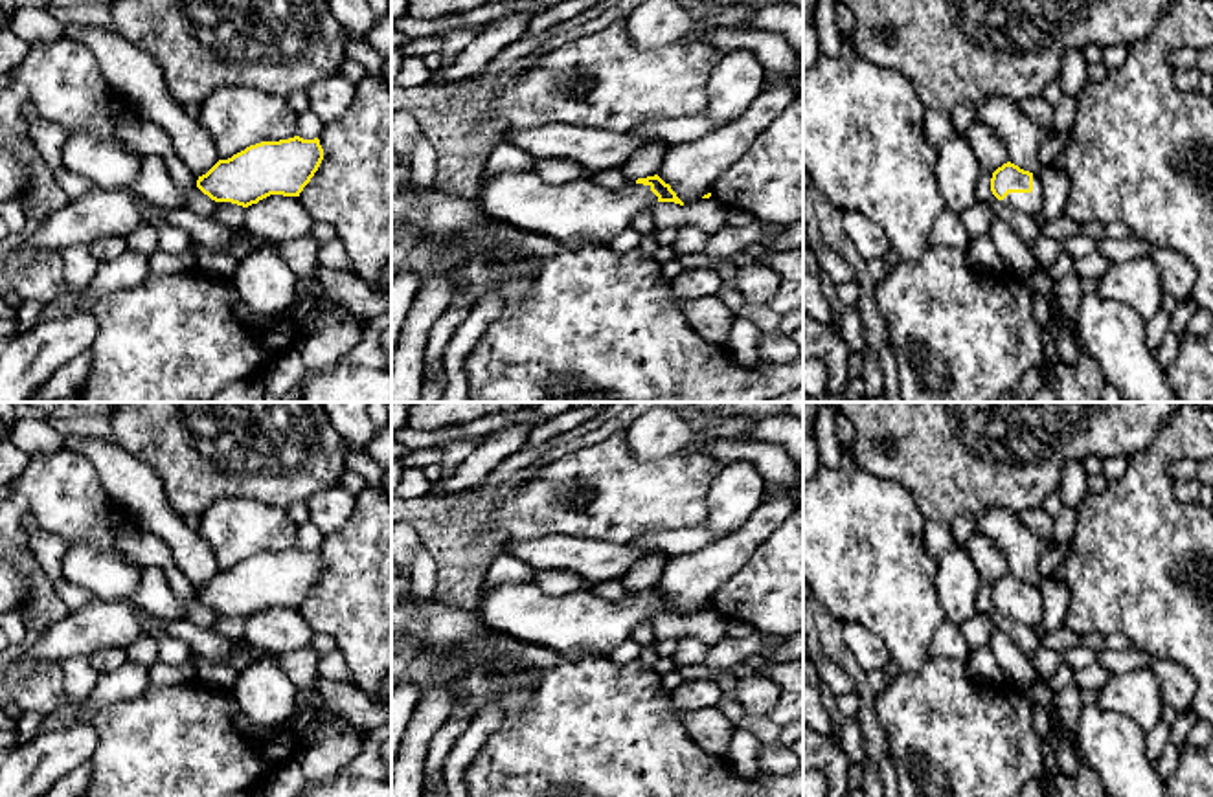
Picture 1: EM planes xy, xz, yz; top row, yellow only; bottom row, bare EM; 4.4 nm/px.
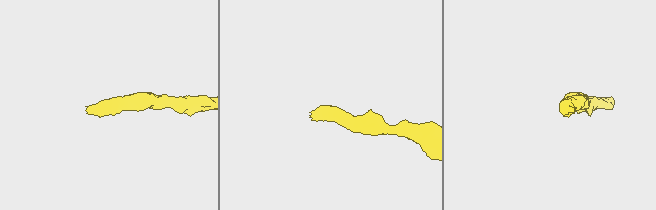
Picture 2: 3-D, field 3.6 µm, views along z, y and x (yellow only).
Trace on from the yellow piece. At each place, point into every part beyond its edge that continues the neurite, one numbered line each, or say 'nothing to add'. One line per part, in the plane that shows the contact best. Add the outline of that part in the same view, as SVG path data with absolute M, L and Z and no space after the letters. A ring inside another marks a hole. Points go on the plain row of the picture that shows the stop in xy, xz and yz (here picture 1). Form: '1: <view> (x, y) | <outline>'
1: yz (1031, 614) | M1033 586L1033 602L1031 604L1009 604L1003 612L1003 617L1016 624L1035 628L1042 623L1044 601L1038 586Z

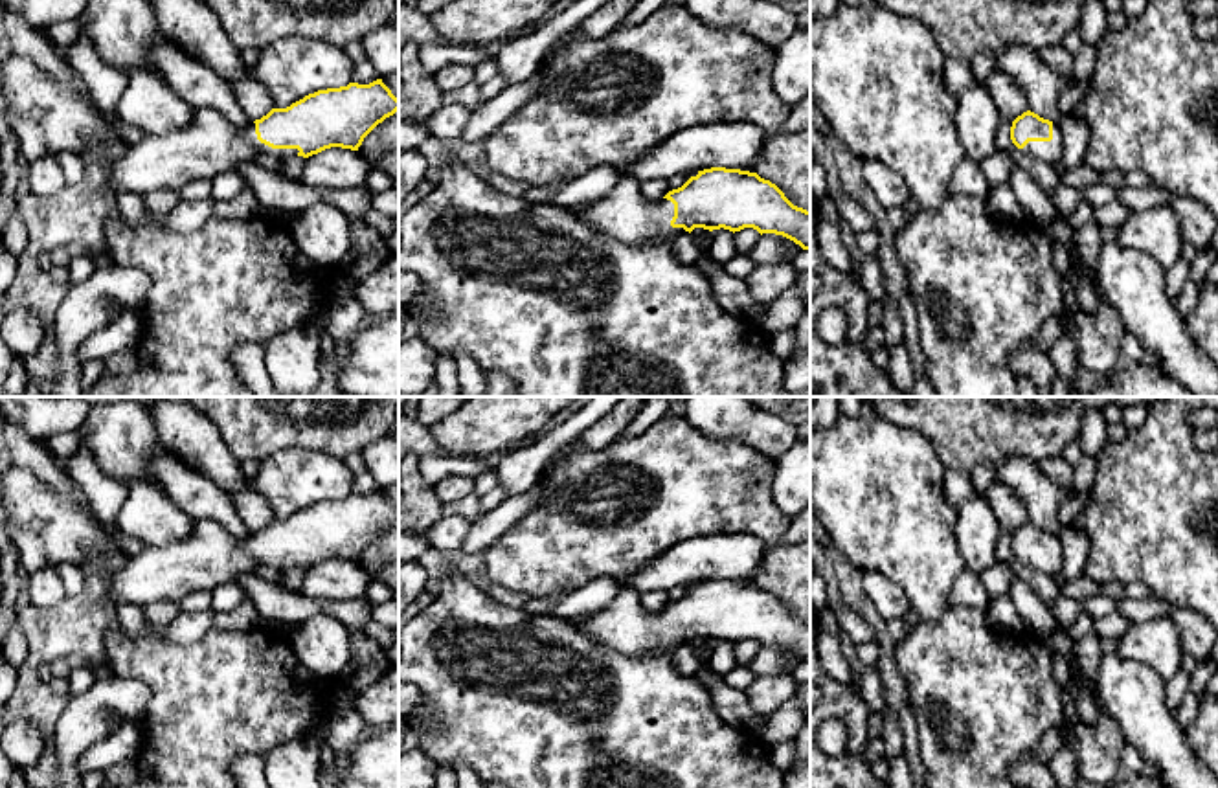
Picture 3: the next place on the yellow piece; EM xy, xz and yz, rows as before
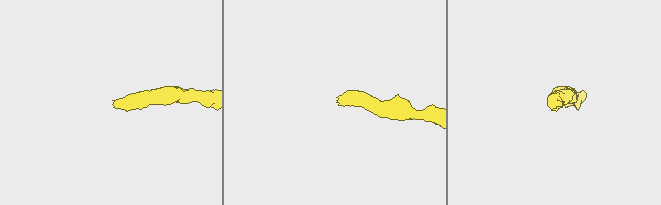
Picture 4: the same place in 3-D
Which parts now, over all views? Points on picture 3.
1: xy (210, 555) | M215 520L197 522L180 542L145 546L112 577L108 601L147 606L156 601L178 602L191 591L213 590L255 573L261 564L279 571L298 560L272 560L257 551L255 535L237 540Z

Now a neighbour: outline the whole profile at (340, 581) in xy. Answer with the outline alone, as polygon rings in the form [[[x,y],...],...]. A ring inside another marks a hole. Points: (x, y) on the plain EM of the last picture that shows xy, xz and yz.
[[[331,558],[305,569],[299,593],[312,599],[349,602],[364,597],[371,579],[358,562]]]

